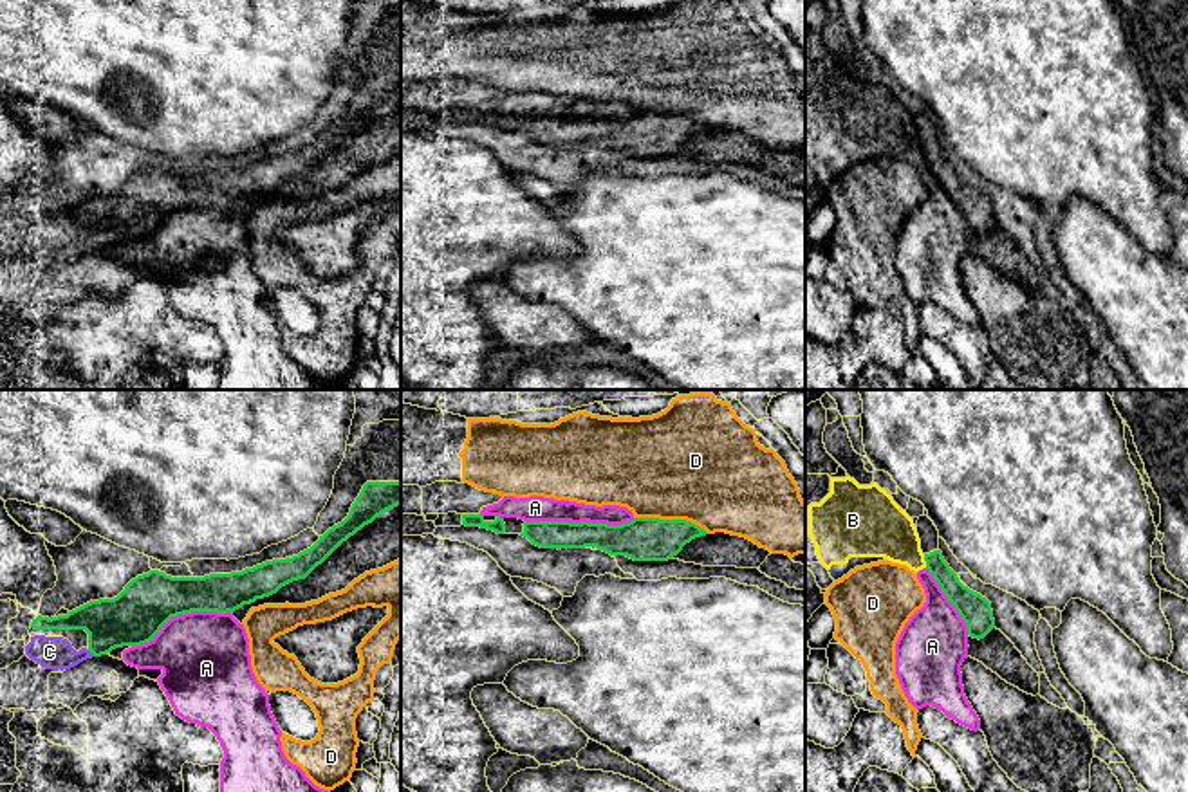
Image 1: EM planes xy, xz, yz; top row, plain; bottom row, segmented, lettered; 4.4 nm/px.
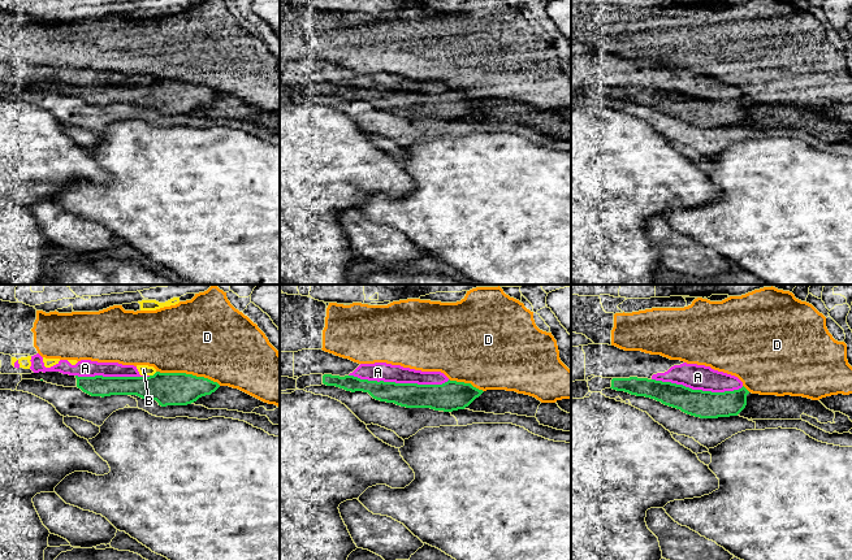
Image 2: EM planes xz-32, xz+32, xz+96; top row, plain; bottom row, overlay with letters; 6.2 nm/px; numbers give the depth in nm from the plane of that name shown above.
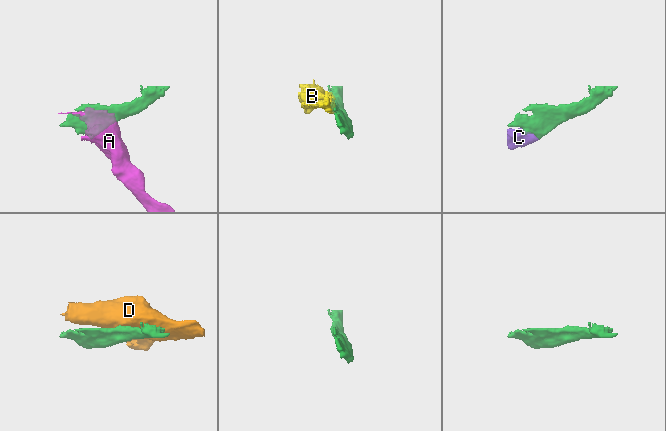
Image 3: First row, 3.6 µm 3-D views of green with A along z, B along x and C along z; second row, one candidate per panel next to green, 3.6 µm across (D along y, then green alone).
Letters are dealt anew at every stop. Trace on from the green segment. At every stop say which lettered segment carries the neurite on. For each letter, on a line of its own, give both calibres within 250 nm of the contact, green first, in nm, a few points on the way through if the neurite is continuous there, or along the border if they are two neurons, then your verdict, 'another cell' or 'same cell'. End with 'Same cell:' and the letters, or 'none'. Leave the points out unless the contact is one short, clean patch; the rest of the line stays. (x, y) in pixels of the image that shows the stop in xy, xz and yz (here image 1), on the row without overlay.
A: 160 nm thick on the green side, 110 nm on the other; another cell
B: 110 nm thick on the green side, 260 nm on the other; another cell
C: 240 nm thick on the green side, 140 nm on the other; runs through xy (134, 213), (121, 217), (91, 248), (82, 251), (49, 248); same cell
D: 190 nm thick on the green side, 480 nm on the other; another cell
Same cell: C

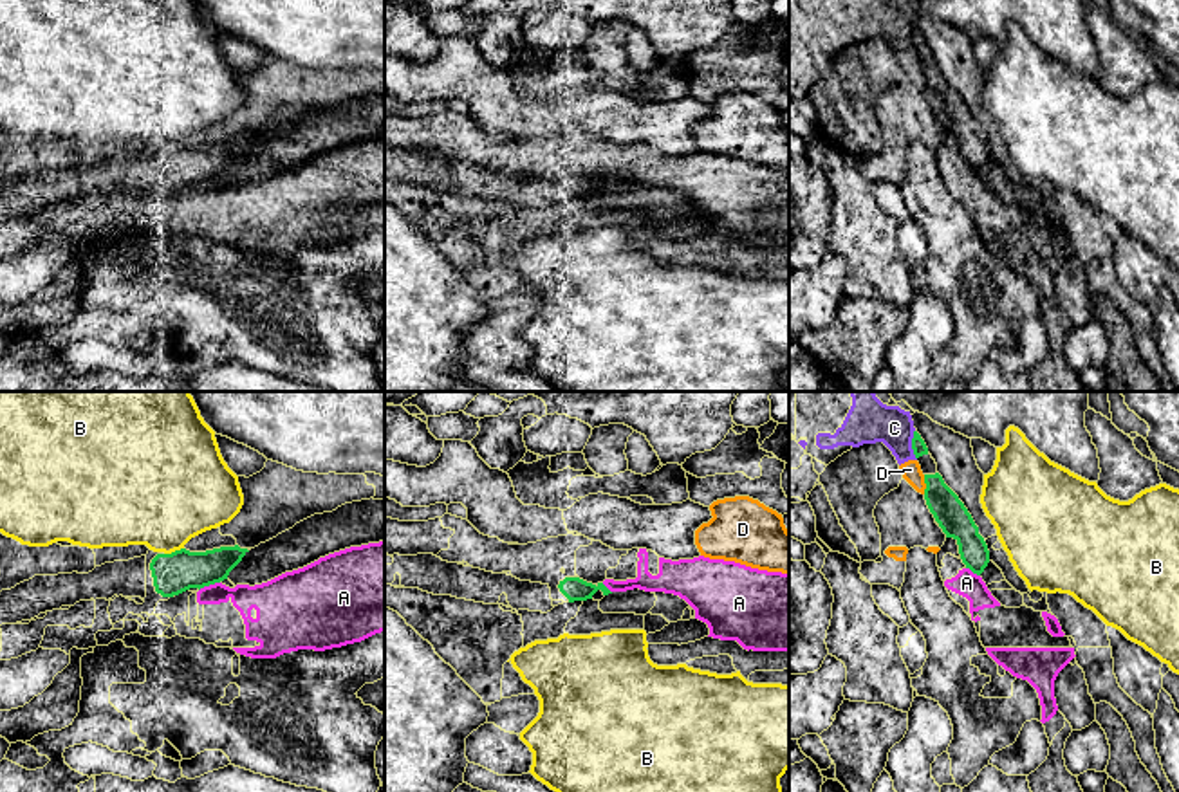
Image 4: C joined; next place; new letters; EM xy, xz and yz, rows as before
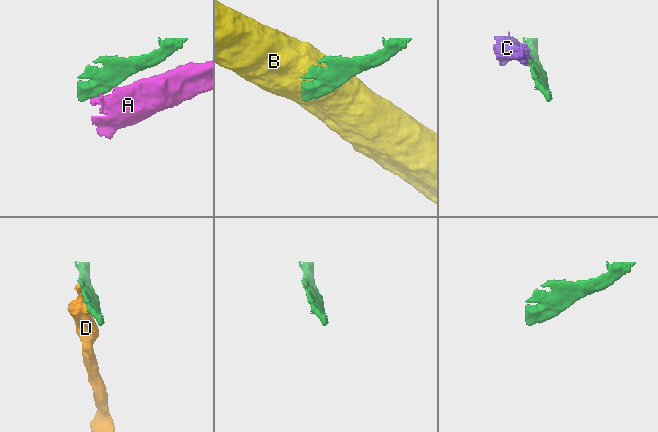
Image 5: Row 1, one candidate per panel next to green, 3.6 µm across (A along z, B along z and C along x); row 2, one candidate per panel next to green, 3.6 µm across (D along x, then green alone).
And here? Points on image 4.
A: 180 nm thick on the green side, 120 nm on the other; border along xy (219, 177), (199, 186); another cell
B: 180 nm thick on the green side, 460 nm on the other; another cell
C: 70 nm thick on the green side, 180 nm on the other; another cell
D: 140 nm thick on the green side, 90 nm on the other; another cell
Same cell: none

